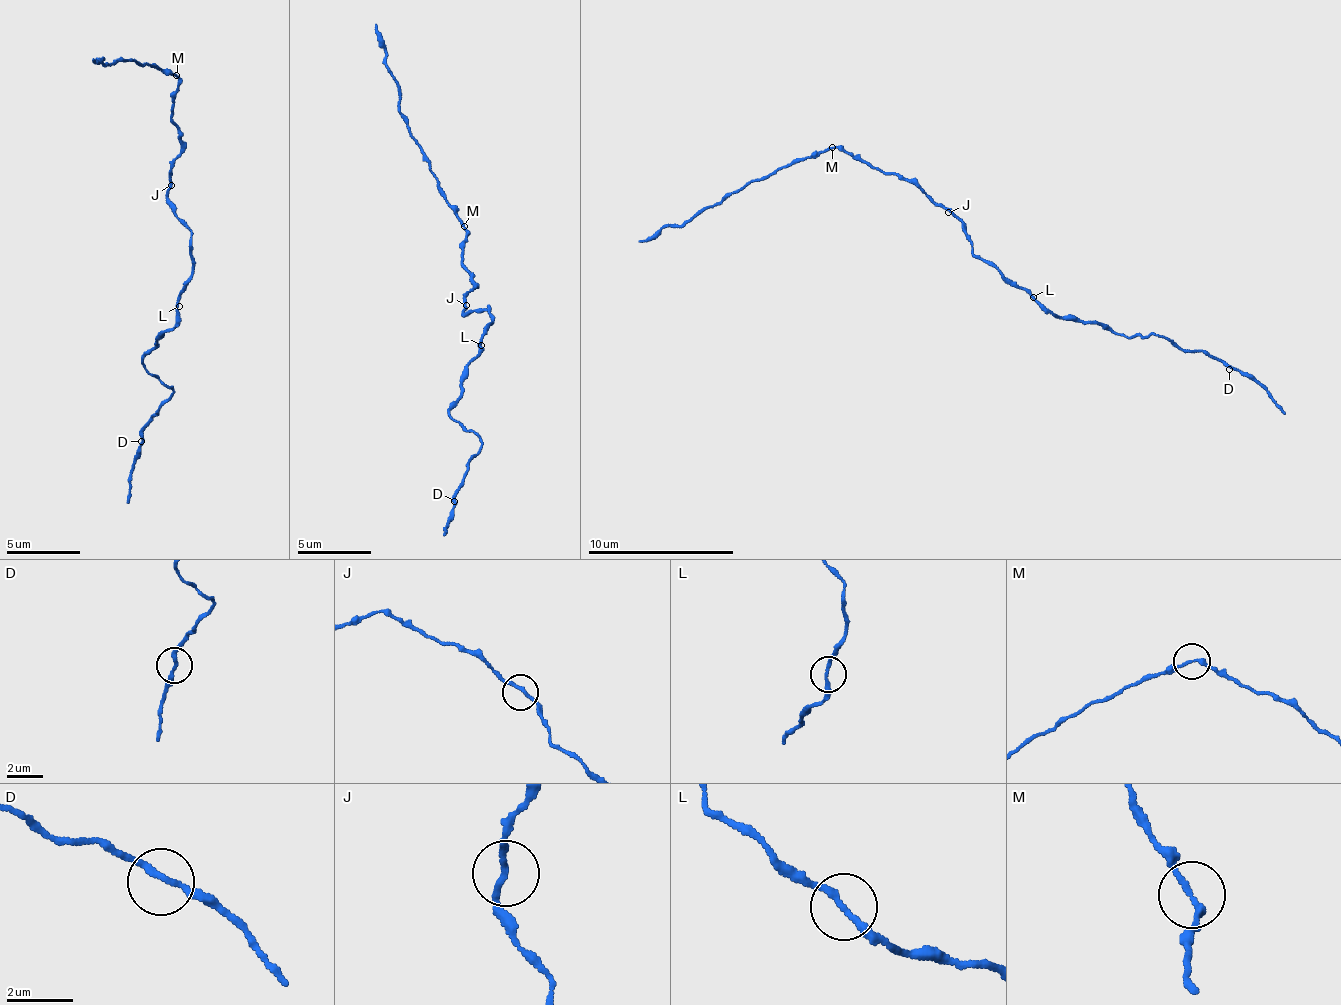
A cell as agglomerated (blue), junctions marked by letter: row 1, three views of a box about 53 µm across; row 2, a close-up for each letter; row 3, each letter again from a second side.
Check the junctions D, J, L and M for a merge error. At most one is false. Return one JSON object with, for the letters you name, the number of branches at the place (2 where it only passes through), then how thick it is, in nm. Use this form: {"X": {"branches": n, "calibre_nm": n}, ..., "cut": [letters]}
{"cut": []}

